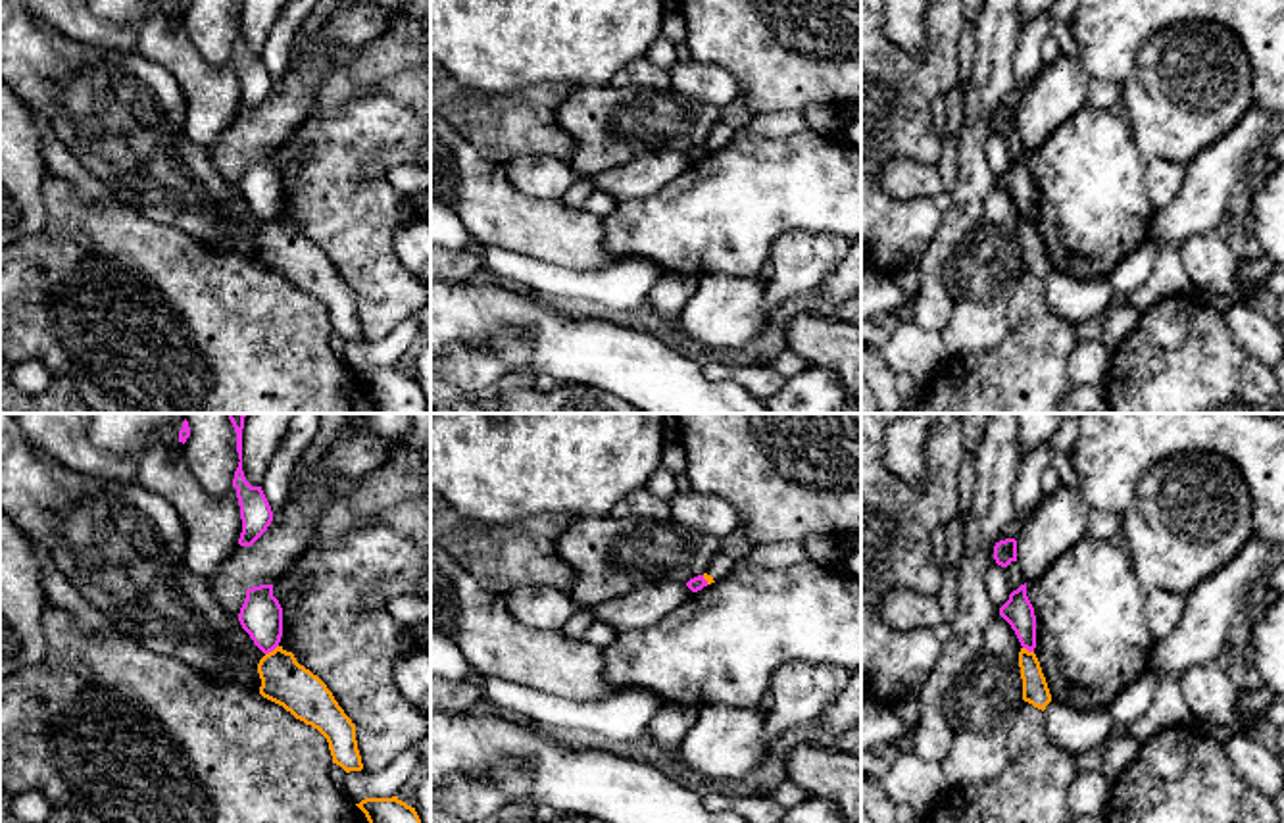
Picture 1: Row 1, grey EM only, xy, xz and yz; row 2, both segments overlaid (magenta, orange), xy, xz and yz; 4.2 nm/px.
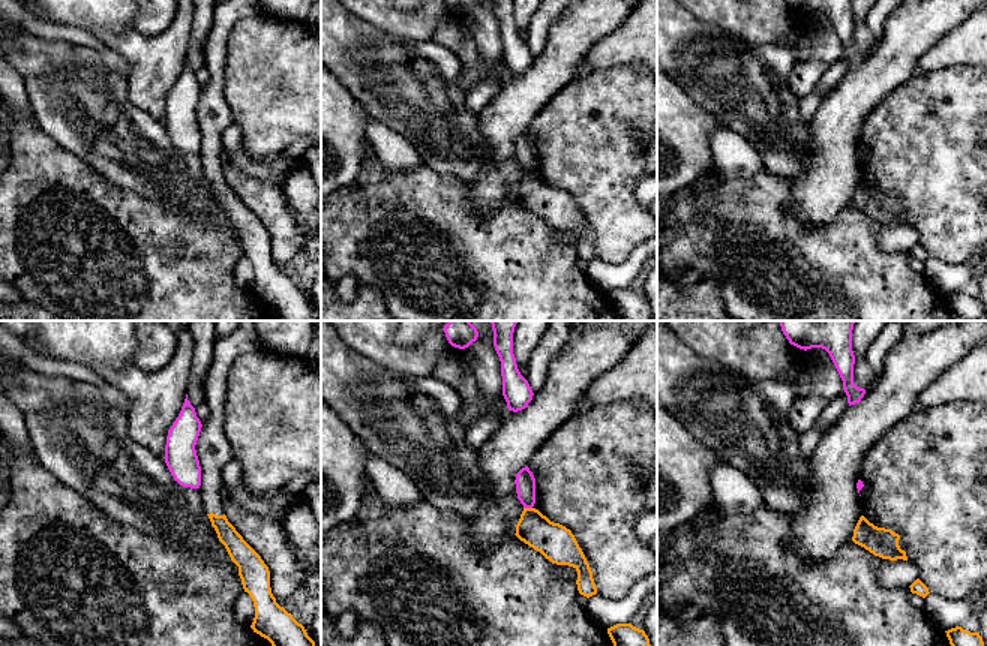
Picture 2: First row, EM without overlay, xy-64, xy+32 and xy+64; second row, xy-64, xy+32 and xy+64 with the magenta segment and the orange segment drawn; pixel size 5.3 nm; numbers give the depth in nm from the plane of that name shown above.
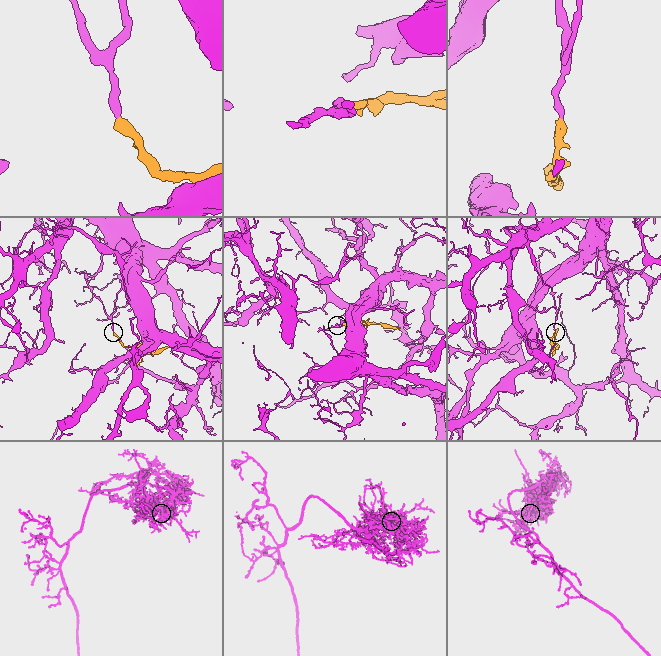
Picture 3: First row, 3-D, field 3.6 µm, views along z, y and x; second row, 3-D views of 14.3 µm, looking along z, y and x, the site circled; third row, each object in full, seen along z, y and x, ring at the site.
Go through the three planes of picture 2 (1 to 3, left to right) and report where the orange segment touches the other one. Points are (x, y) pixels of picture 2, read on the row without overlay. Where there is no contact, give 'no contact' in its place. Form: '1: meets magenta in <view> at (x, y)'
1: no contact
2: meets magenta in xy+32 at (528, 171)
3: no contact

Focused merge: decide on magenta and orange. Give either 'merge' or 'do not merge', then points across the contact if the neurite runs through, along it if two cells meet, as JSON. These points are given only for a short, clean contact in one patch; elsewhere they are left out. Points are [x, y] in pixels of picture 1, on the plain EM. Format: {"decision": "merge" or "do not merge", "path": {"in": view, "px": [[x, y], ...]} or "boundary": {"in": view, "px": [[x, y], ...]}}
{"decision": "do not merge", "boundary": {"in": "xy", "px": [[277, 214], [266, 224]]}}

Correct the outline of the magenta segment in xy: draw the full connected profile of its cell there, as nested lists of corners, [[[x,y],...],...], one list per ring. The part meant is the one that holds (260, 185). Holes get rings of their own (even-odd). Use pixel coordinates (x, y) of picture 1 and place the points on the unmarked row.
[[[259,154],[246,160],[238,190],[263,223],[279,215],[283,206],[283,177],[273,165],[273,154]]]

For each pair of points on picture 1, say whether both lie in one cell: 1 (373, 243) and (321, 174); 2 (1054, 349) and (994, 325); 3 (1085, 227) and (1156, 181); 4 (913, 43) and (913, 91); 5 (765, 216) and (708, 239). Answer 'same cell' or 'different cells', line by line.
1: same cell
2: different cells
3: different cells
4: different cells
5: same cell

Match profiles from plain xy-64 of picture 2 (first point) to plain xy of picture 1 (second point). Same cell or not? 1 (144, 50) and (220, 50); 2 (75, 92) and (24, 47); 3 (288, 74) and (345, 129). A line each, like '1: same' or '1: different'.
1: different
2: same
3: different

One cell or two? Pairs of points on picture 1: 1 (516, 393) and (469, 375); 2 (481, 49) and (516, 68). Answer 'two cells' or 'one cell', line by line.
1: two cells
2: one cell

